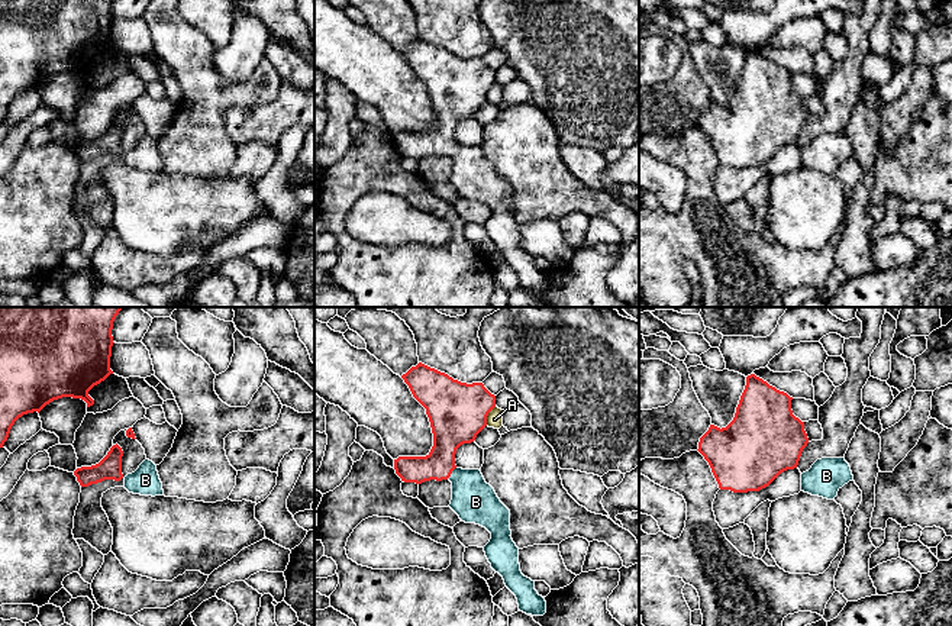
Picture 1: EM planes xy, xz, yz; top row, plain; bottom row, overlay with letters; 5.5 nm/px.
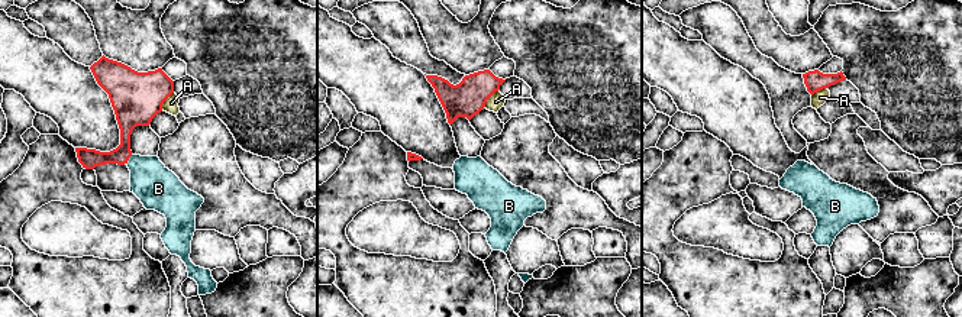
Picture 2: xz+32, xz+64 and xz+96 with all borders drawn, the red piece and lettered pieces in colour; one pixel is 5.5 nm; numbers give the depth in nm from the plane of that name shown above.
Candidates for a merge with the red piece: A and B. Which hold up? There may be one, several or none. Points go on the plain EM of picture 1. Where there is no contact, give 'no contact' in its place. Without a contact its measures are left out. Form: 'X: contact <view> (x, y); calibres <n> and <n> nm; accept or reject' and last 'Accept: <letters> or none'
A: contact xz (487, 90); calibres 320 and 90 nm; reject
B: contact xz (451, 148); calibres 220 and 240 nm; accept
Accept: B

